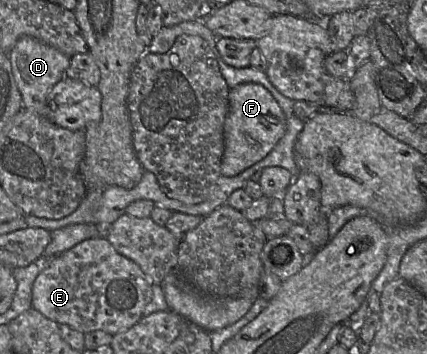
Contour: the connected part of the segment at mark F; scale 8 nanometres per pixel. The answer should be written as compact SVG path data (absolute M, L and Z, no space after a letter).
M244 83L230 89L229 109L223 128L221 175L237 176L264 159L285 131L286 118L283 110L265 87L257 83Z

